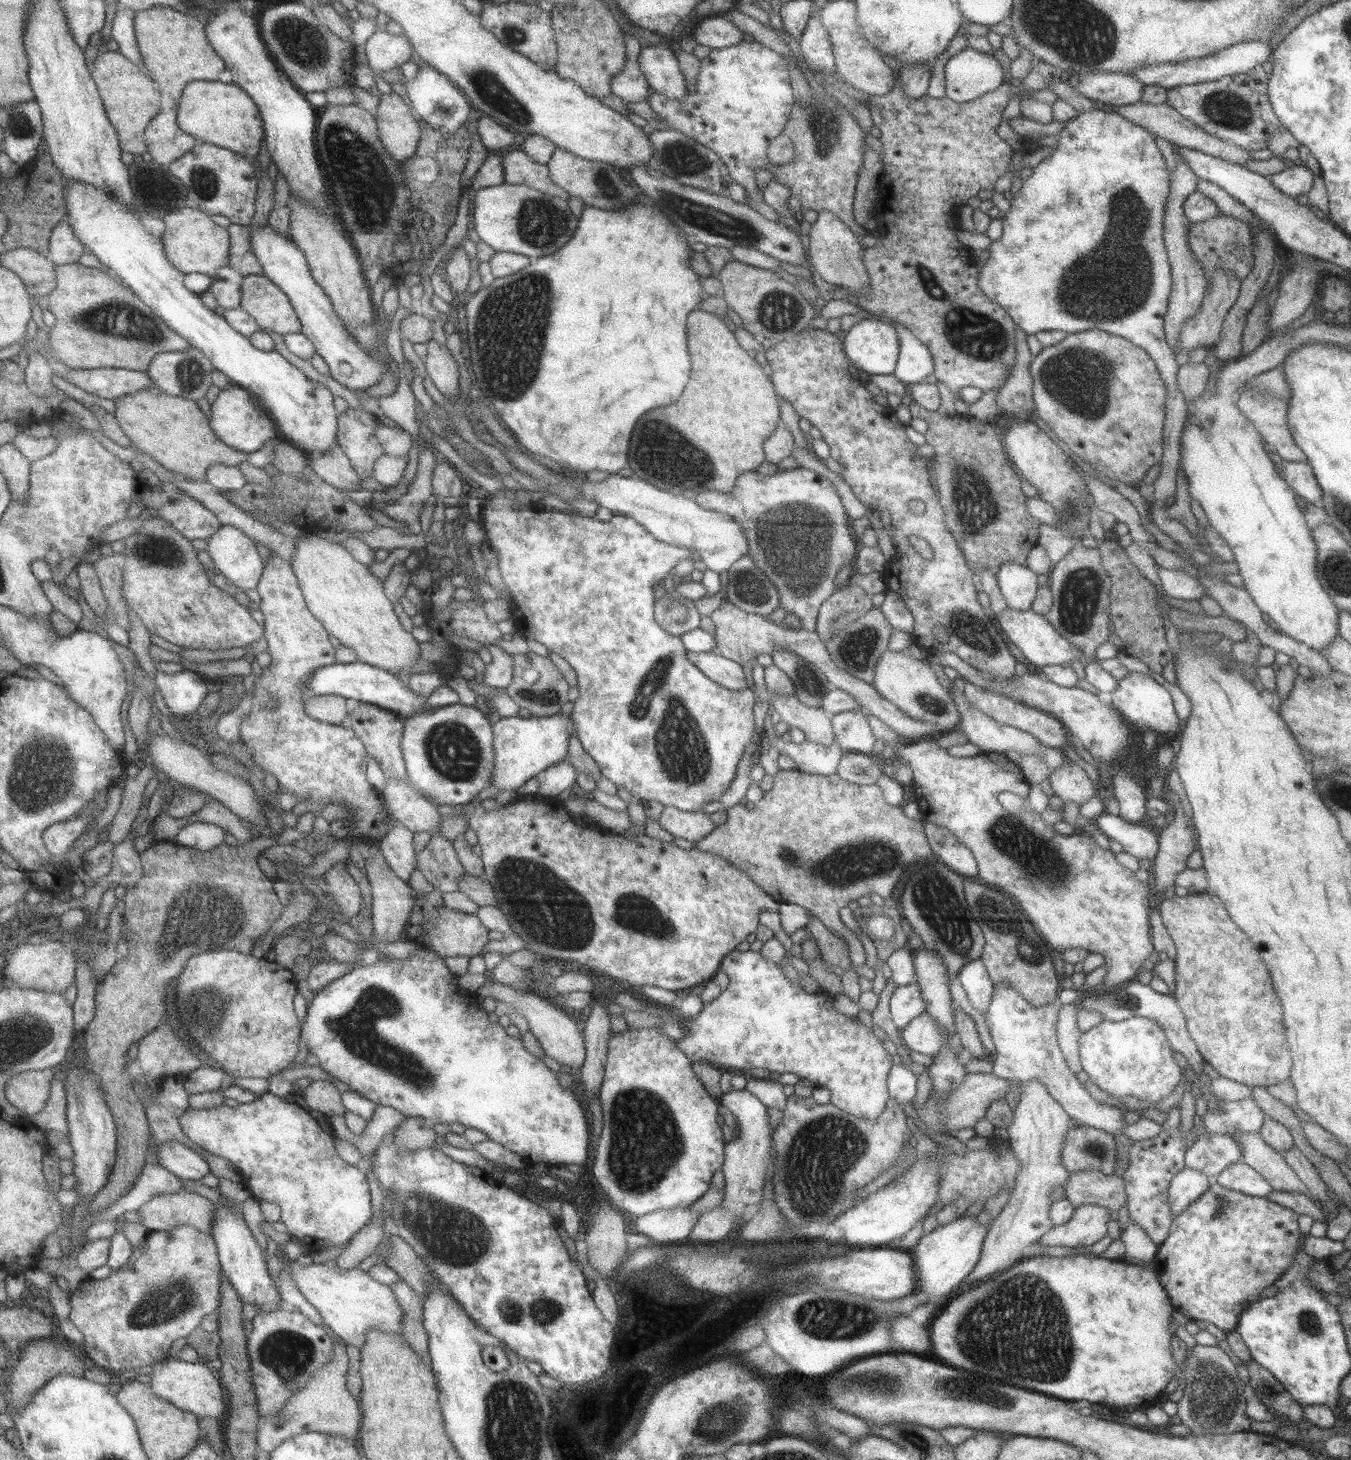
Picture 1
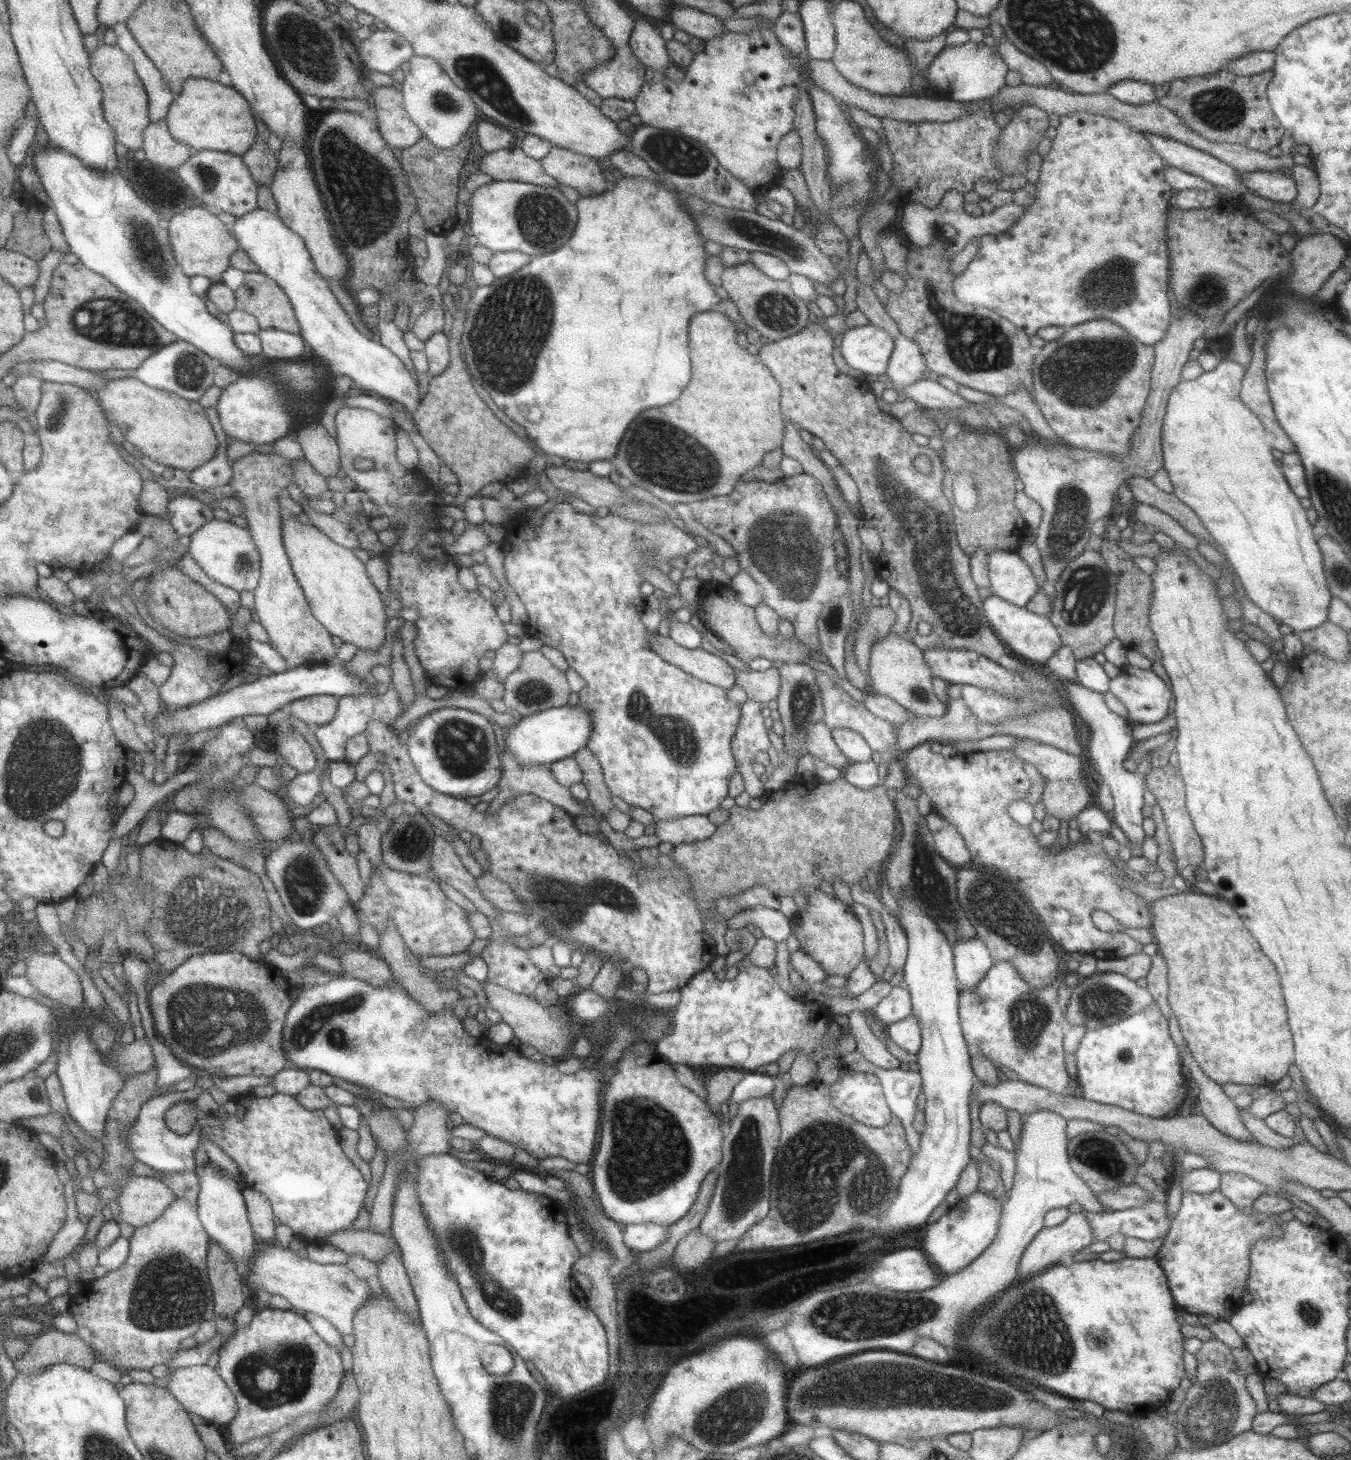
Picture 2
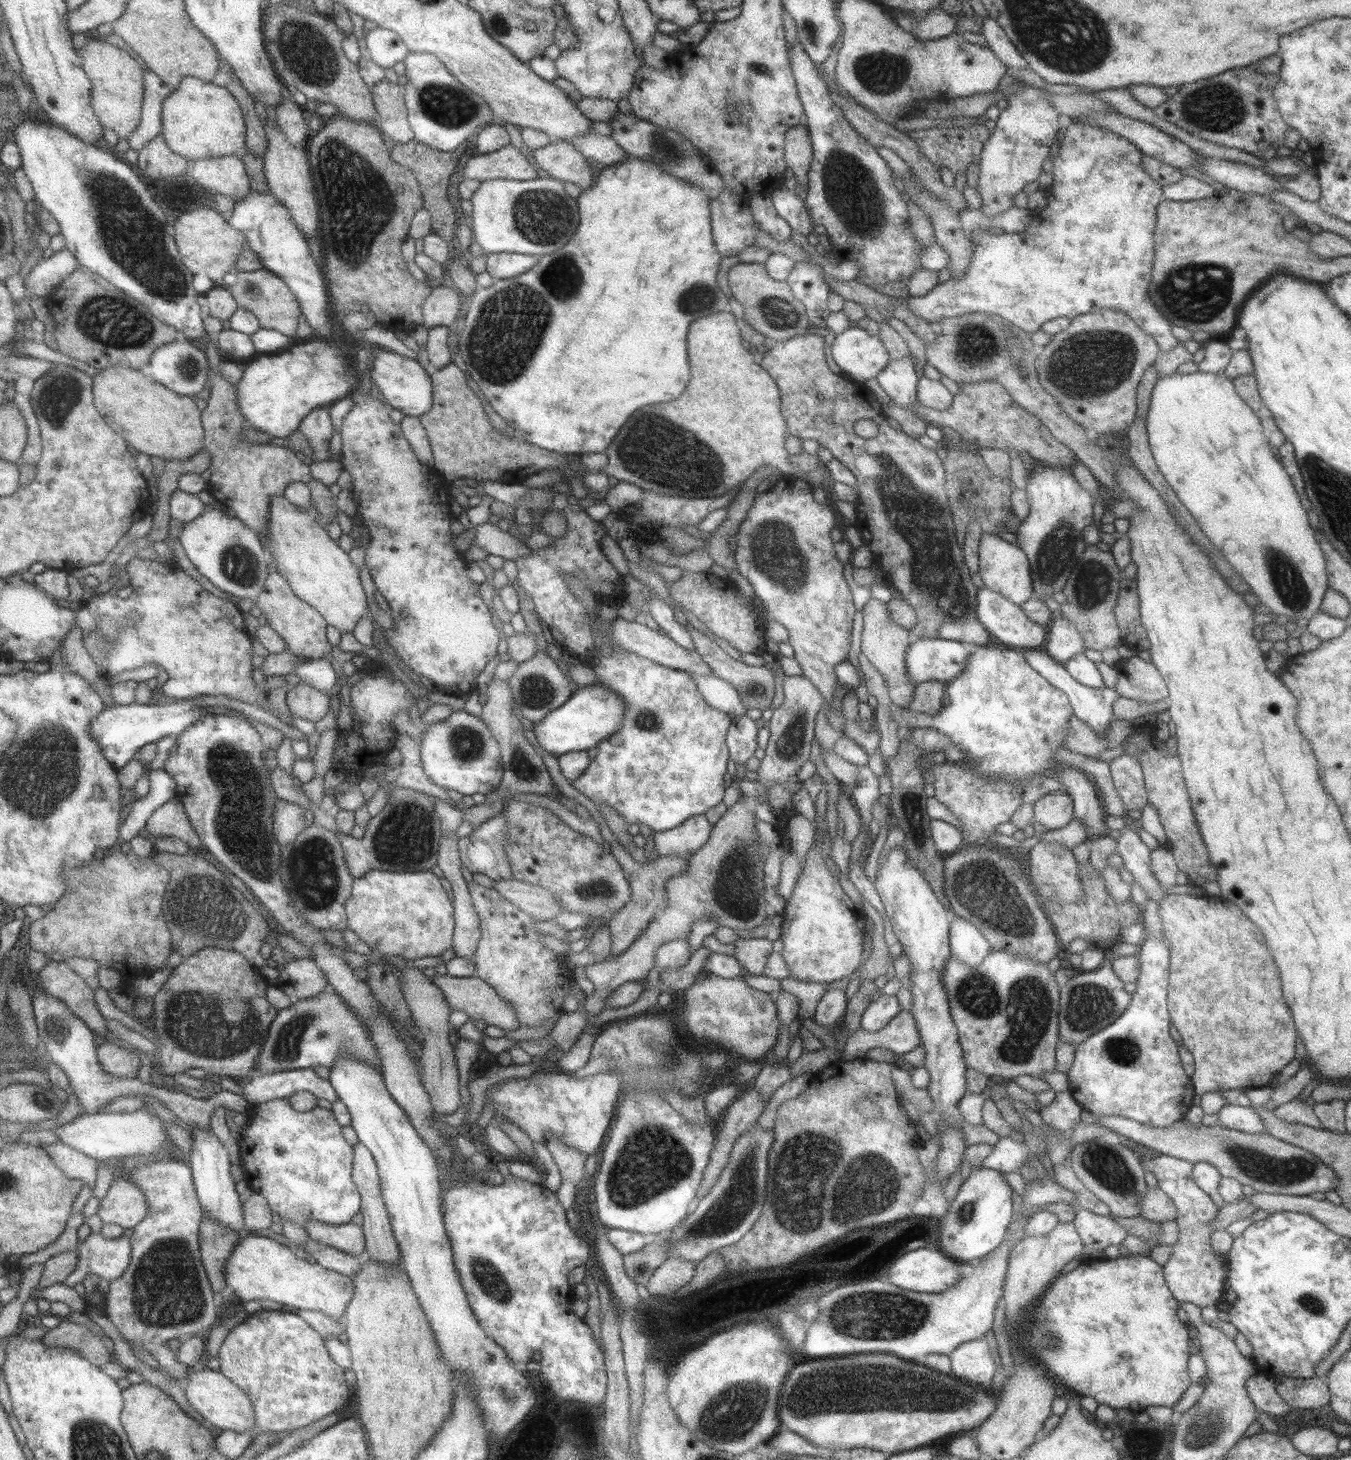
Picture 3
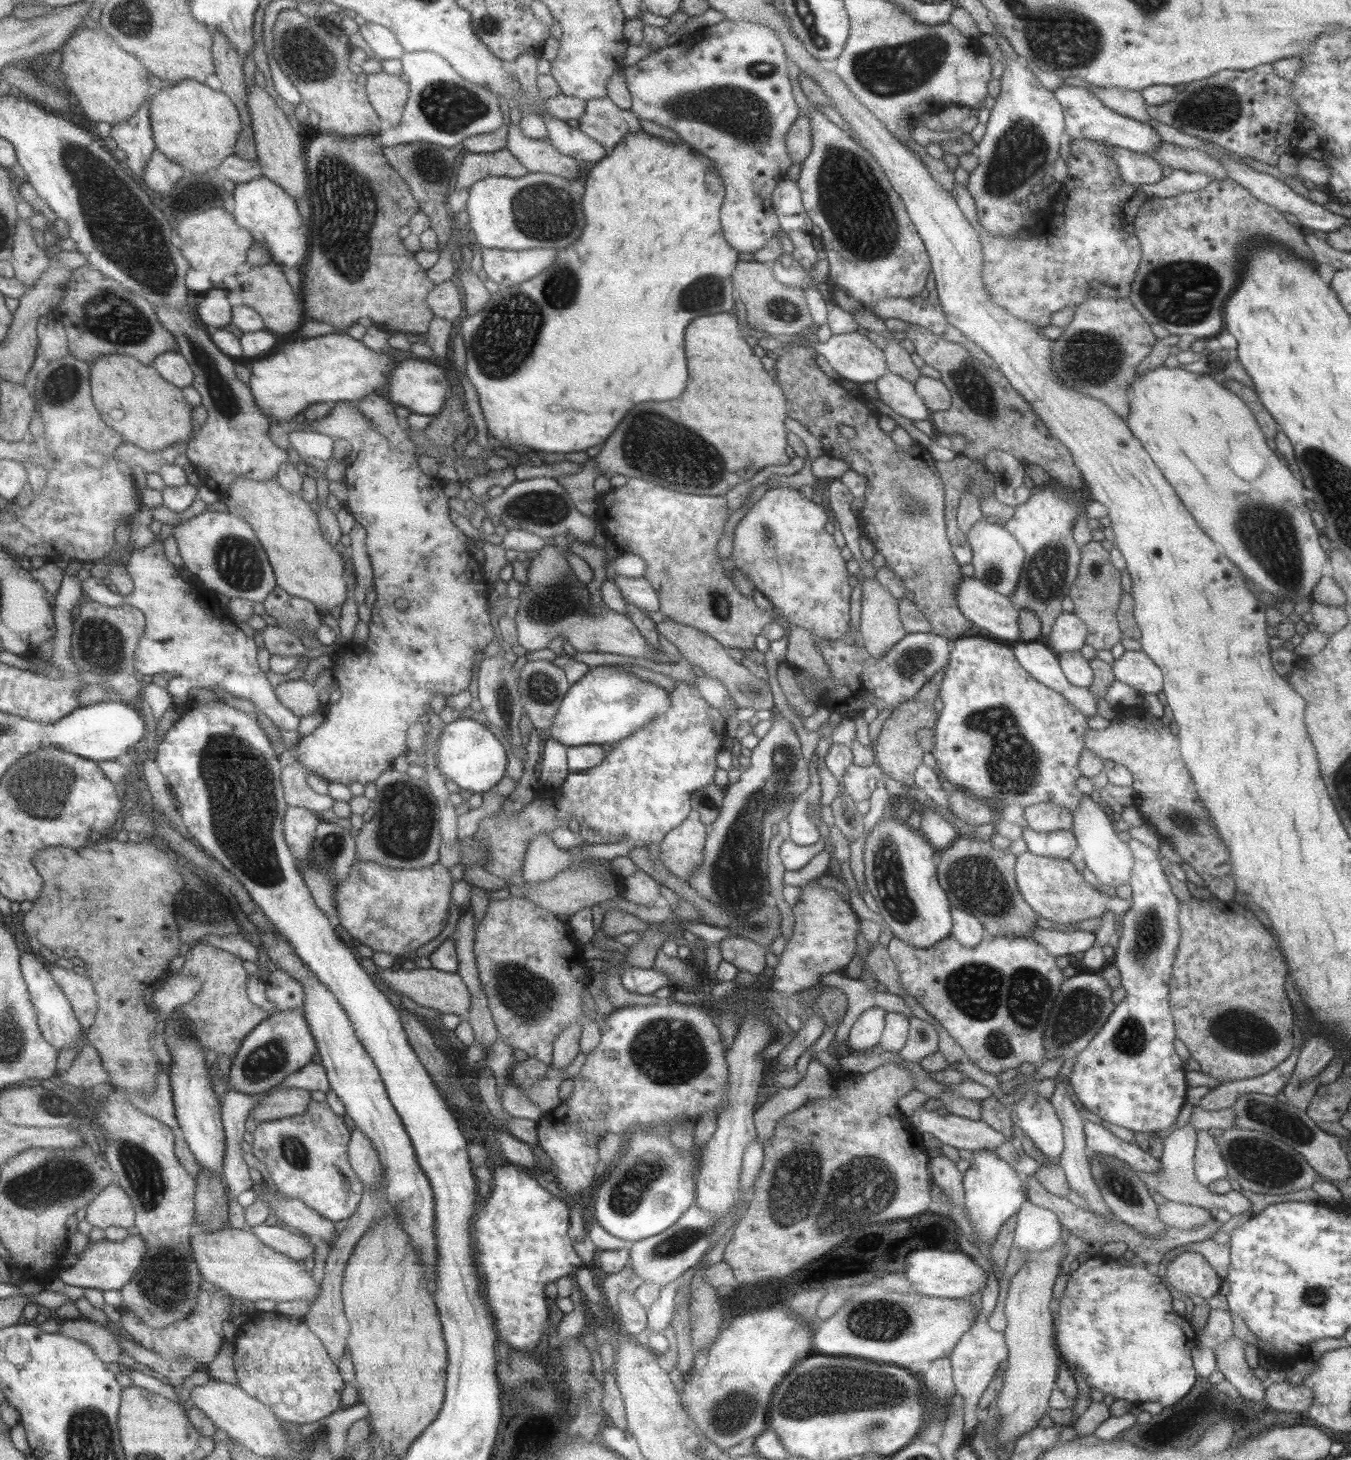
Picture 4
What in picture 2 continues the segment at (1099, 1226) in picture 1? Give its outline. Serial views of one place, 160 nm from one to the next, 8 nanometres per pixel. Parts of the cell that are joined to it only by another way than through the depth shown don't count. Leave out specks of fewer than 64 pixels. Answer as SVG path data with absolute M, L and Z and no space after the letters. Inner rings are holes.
M1084 1211L1069 1213L1061 1224L1049 1228L1043 1227L1035 1234L1031 1242L1028 1242L1020 1256L1014 1283L1027 1280L1054 1264L1065 1262L1069 1257L1079 1252L1081 1248L1087 1247L1093 1241L1092 1232L1087 1224Z

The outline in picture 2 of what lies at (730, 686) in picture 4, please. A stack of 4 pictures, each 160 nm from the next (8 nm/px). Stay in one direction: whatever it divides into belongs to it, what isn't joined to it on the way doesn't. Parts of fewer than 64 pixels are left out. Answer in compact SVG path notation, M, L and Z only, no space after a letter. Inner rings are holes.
M731 663L734 669L734 684L747 693L749 700L766 704L770 700L776 700L779 692L779 675L775 667L757 671L749 669L742 671L735 663Z

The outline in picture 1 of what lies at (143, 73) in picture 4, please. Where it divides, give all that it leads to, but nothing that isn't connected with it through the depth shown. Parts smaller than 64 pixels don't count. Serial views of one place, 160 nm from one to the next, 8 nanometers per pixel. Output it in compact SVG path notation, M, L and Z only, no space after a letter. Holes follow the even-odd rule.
M106 51L94 59L94 79L102 94L110 121L118 129L122 150L141 155L148 152L146 130L160 113L161 94L155 80L141 72L141 67L131 62L121 51Z

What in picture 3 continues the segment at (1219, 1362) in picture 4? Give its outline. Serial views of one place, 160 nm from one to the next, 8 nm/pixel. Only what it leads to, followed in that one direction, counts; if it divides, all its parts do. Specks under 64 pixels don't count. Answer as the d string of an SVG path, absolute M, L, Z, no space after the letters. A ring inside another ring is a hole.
M1256 1373L1249 1377L1245 1382L1245 1391L1255 1405L1257 1412L1265 1412L1269 1416L1281 1416L1287 1411L1293 1410L1289 1405L1283 1403L1275 1393L1275 1379L1267 1378L1261 1373Z

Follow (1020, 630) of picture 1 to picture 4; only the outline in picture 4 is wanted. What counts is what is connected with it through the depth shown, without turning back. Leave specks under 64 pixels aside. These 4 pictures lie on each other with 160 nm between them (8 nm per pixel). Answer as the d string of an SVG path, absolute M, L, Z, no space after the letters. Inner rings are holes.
M963 576L960 578L954 592L954 599L961 614L965 616L976 630L983 629L986 636L993 640L1017 640L1019 638L1019 627L1017 624L1018 609L1011 604L1008 596L999 594L975 577ZM995 636L995 638L993 638Z

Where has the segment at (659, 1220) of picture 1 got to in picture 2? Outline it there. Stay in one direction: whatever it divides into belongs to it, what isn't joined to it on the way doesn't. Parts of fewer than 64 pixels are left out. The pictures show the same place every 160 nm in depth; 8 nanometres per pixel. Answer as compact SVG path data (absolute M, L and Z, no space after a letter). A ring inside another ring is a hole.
M652 1222L627 1224L621 1231L623 1246L634 1253L652 1249L666 1237L666 1226Z

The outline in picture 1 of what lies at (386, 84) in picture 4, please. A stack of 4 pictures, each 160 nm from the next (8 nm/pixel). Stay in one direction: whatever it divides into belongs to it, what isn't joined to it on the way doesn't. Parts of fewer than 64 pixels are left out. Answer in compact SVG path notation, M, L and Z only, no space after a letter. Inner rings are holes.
M380 93L378 104L376 105L373 115L378 128L378 135L386 151L395 160L401 162L407 156L415 152L420 137L419 121L415 120L409 111L409 107L403 103L403 100L396 93Z

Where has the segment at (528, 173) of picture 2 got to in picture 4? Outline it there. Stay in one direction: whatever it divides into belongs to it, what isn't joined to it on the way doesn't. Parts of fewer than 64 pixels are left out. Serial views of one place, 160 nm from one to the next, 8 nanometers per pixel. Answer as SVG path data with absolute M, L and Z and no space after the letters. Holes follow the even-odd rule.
M503 147L495 152L475 154L467 152L459 164L455 177L454 190L469 188L475 181L487 176L505 176L515 178L525 176L527 169Z

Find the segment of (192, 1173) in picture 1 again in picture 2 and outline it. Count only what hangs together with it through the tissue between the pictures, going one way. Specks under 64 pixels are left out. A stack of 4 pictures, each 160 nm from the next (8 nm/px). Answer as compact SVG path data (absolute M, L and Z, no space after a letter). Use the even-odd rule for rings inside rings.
M195 1085L195 1088L188 1091L172 1091L165 1095L153 1096L149 1099L149 1102L142 1106L142 1111L131 1130L127 1132L125 1141L135 1158L139 1160L143 1170L155 1169L163 1173L185 1172L186 1170L196 1172L198 1166L197 1162L195 1162L195 1150L201 1147L201 1133L195 1132L195 1134L189 1135L173 1133L167 1124L166 1114L177 1103L185 1102L189 1099L197 1100L197 1096L206 1091L207 1089Z

